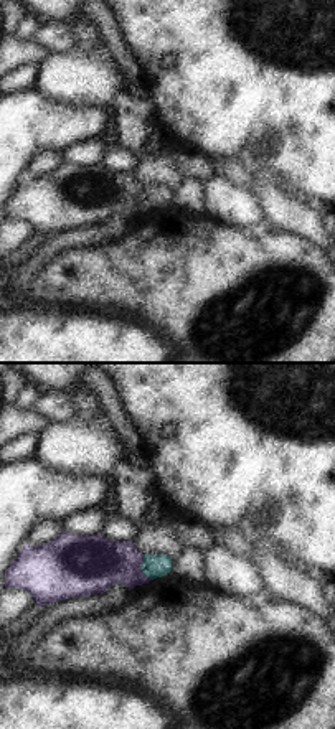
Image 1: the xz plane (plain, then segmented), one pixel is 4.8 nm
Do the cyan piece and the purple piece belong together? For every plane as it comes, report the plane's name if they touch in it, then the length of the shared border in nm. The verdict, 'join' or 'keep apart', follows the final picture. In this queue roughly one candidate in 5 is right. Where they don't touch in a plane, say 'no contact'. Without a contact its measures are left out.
meets cyan in xz; contact 140 nm long

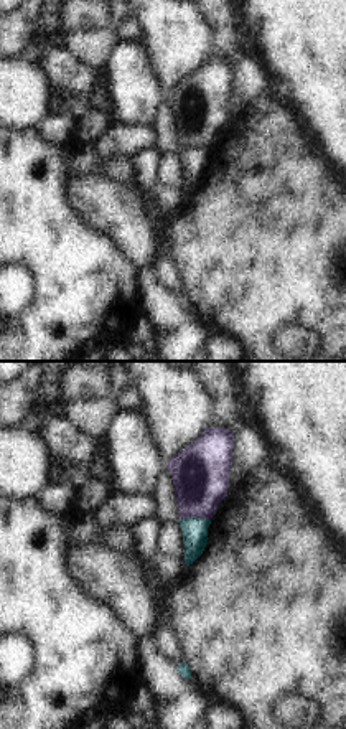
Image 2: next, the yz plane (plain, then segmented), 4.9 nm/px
meets cyan in yz; contact 150 nm long

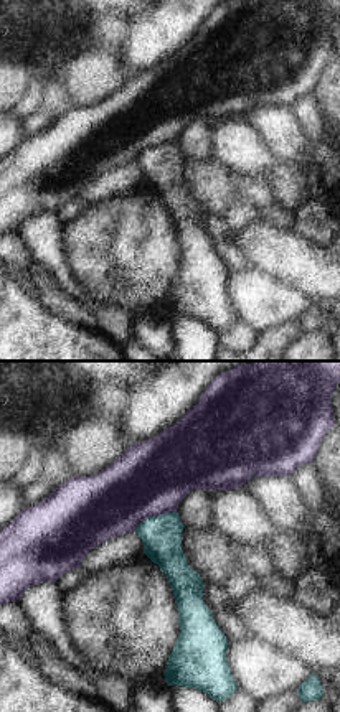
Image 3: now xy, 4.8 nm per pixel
meets cyan in xy; contact 220 nm long

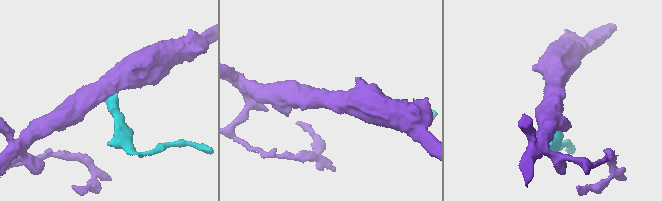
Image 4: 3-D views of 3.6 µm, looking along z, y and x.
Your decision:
keep apart

